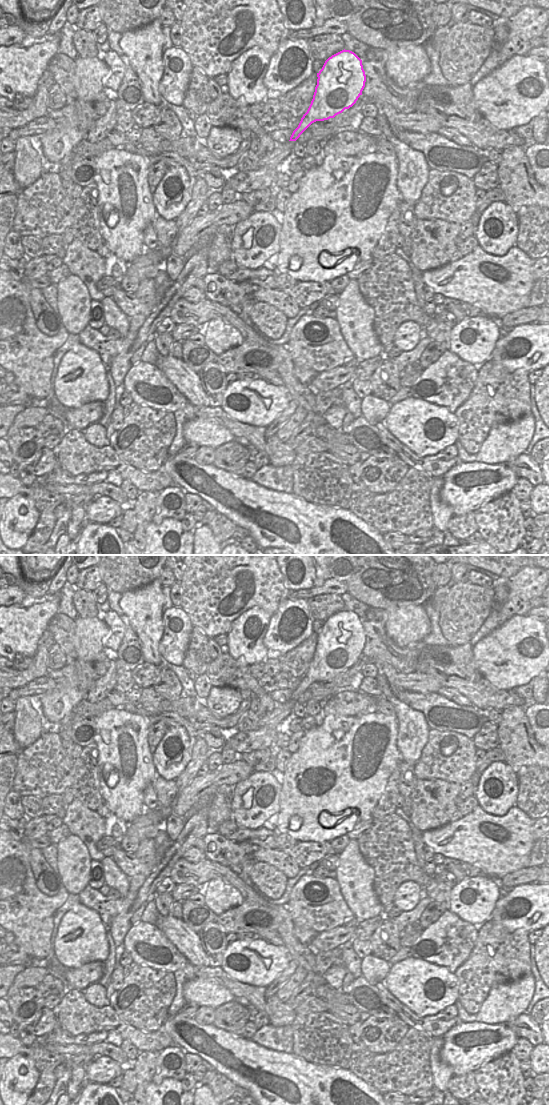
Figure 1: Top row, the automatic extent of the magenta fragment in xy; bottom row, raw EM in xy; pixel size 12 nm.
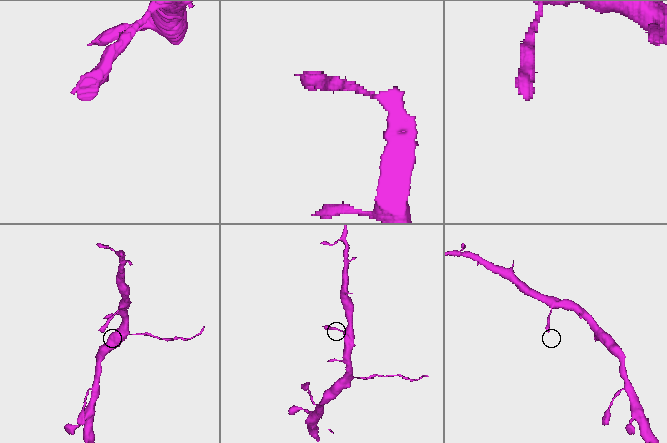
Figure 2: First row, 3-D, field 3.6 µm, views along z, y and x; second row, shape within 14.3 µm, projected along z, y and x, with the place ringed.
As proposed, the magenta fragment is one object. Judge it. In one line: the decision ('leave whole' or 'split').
leave whole

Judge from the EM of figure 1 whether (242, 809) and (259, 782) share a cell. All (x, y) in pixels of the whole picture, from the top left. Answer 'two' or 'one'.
one

